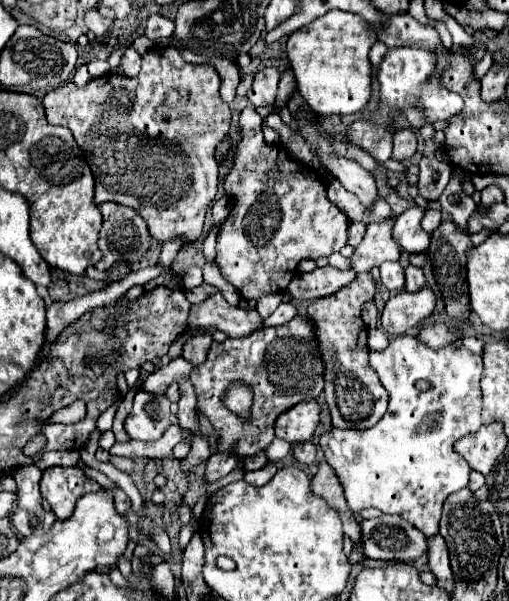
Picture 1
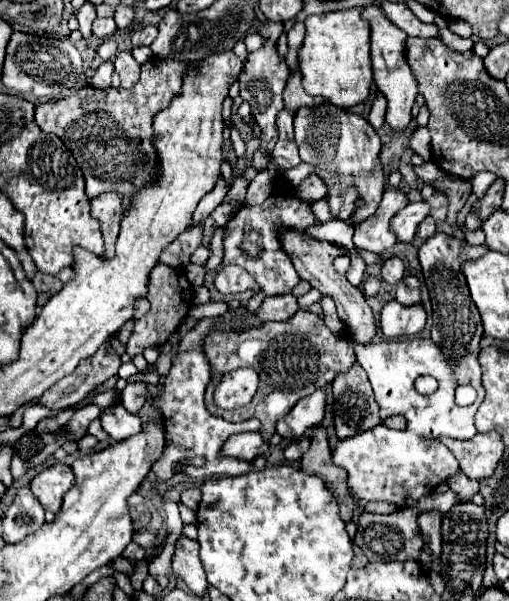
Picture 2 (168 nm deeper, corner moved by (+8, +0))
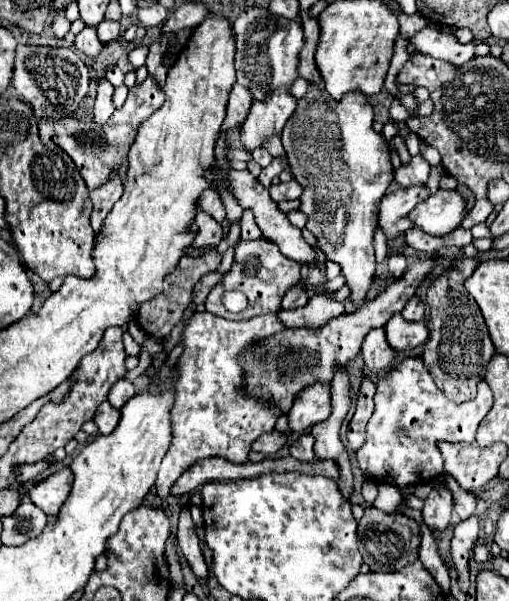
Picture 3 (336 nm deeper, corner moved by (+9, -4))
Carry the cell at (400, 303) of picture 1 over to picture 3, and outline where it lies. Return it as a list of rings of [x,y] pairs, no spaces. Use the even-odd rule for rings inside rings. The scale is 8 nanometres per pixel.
[[[400,313],[394,315],[384,329],[388,343],[398,351],[412,349],[428,339],[428,327],[424,321],[406,321]]]

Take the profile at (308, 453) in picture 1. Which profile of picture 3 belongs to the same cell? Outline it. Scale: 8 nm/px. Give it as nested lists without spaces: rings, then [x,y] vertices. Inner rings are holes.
[[[310,433],[298,435],[290,445],[290,455],[298,461],[314,461],[314,437]]]

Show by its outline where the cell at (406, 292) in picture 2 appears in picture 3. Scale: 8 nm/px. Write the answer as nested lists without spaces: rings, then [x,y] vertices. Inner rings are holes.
[[[410,297],[410,301],[406,303],[406,307],[402,309],[402,317],[408,319],[408,321],[422,321],[424,319],[424,313],[426,313],[426,307],[424,303],[420,301],[420,297]]]

